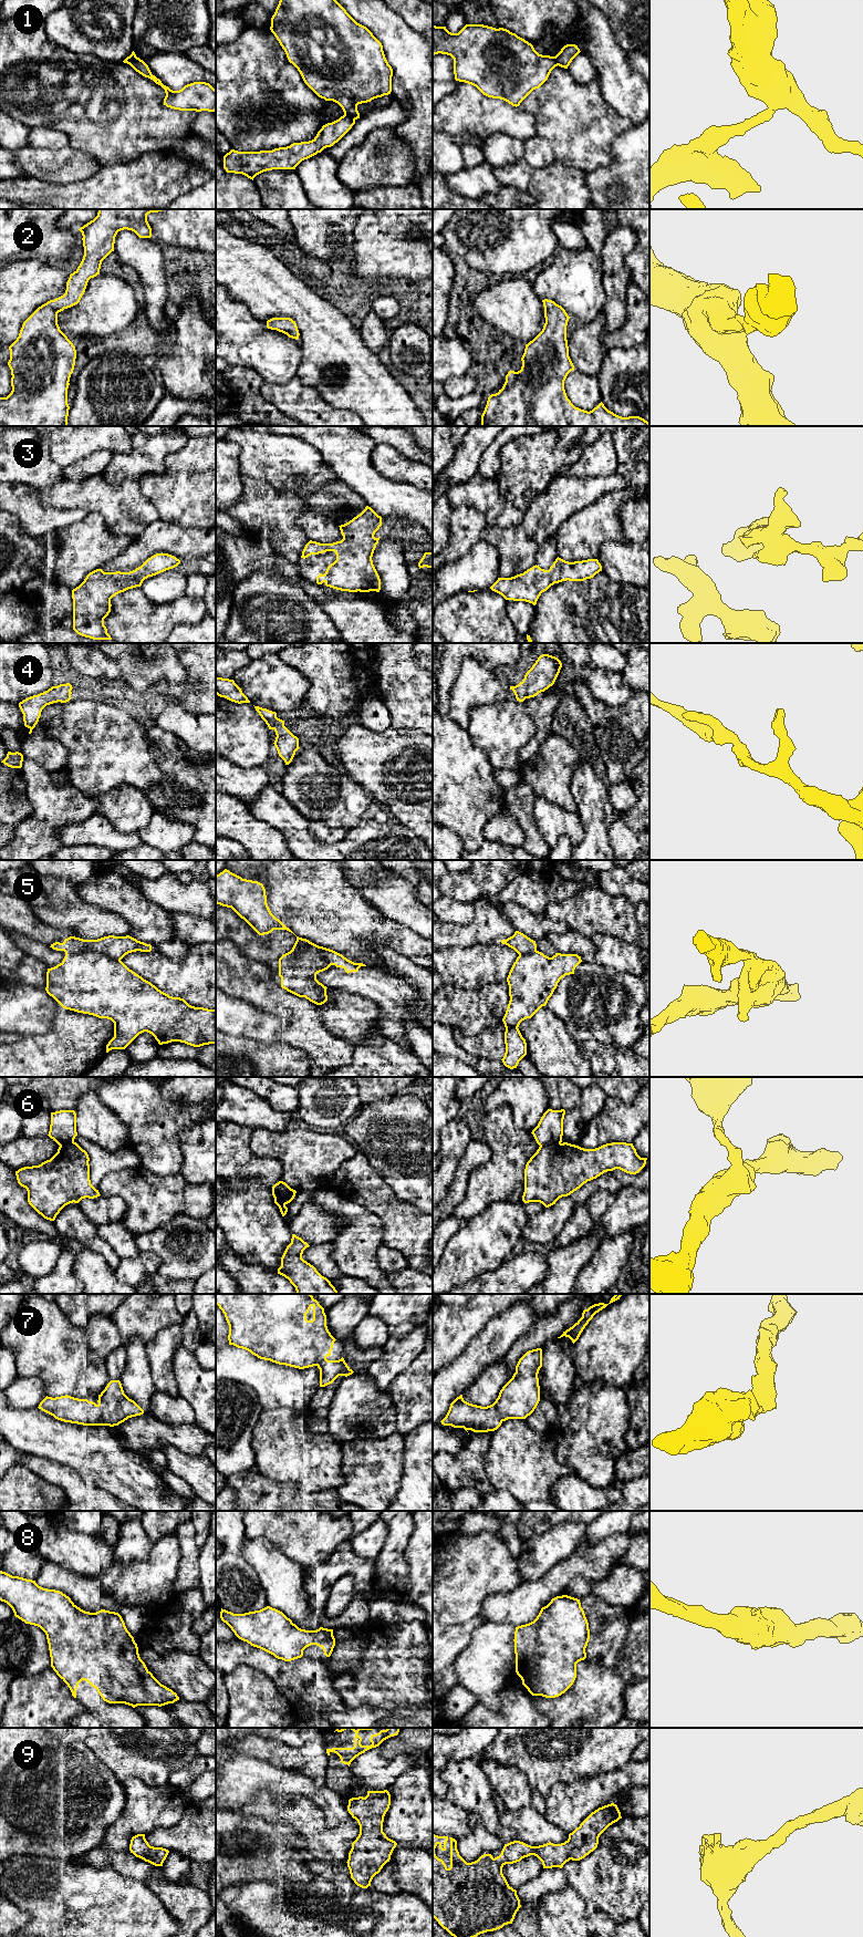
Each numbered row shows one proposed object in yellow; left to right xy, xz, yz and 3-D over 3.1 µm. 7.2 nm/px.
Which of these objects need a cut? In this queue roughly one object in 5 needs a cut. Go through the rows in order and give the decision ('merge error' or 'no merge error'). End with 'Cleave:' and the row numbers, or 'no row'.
1: merge error
2: no merge error
3: no merge error
4: no merge error
5: merge error
6: merge error
7: no merge error
8: no merge error
9: no merge error
Cleave: 1, 5, 6

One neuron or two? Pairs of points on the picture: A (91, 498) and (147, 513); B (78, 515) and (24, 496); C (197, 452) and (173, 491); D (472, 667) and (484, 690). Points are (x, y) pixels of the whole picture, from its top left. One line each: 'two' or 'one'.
A: one
B: one
C: one
D: one

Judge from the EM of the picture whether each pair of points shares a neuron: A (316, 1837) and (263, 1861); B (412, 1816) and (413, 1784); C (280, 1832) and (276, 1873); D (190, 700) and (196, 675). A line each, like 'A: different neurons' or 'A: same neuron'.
A: different neurons
B: same neuron
C: different neurons
D: same neuron

